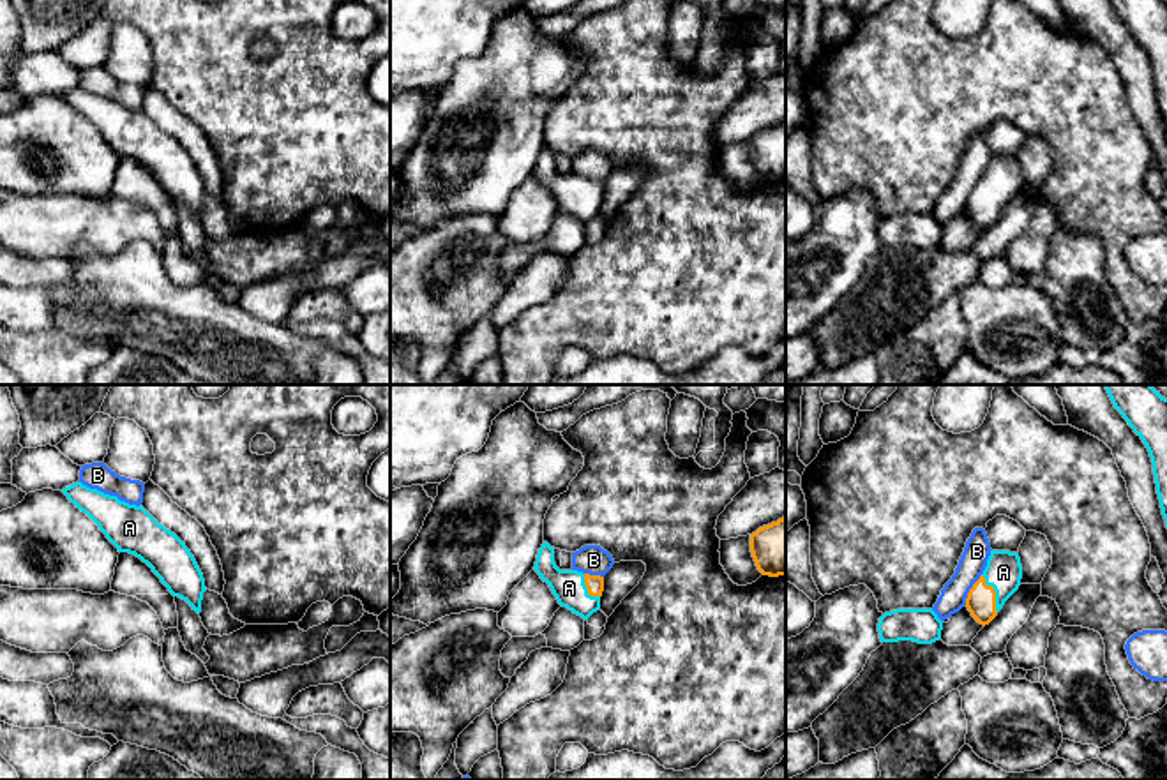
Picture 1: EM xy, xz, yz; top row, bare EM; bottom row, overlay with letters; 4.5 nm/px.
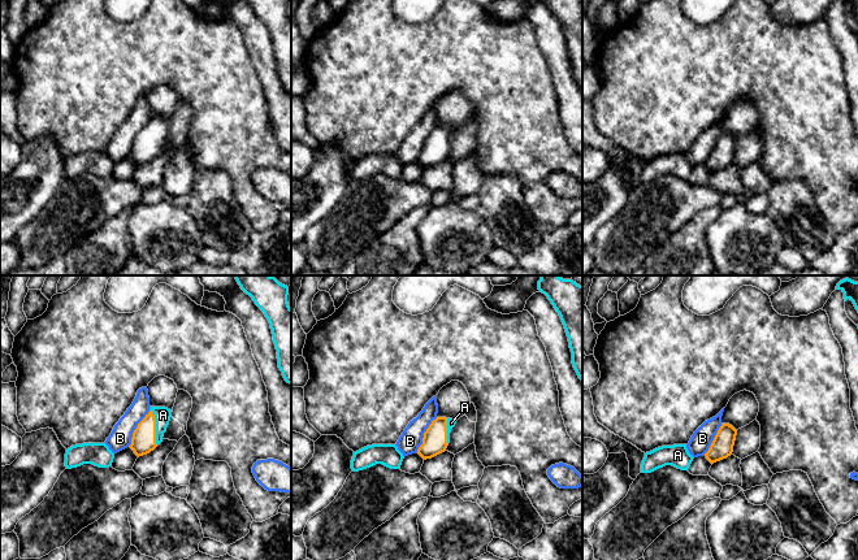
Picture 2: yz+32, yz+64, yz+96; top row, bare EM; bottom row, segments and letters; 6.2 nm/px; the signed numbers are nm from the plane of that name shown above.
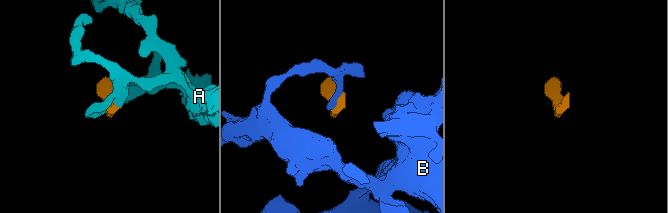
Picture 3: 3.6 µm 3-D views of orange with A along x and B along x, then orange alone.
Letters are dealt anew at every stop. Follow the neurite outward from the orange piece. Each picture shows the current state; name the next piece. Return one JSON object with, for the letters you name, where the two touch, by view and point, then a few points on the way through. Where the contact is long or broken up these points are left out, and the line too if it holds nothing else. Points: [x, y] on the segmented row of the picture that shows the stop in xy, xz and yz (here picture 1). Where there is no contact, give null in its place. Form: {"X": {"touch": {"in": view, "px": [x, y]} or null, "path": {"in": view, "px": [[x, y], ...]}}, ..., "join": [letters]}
{"A": {"touch": {"in": "yz", "px": [994, 592]}, "path": {"in": "yz", "px": [[980, 602], [994, 592], [1003, 572]]}}, "join": ["A"]}

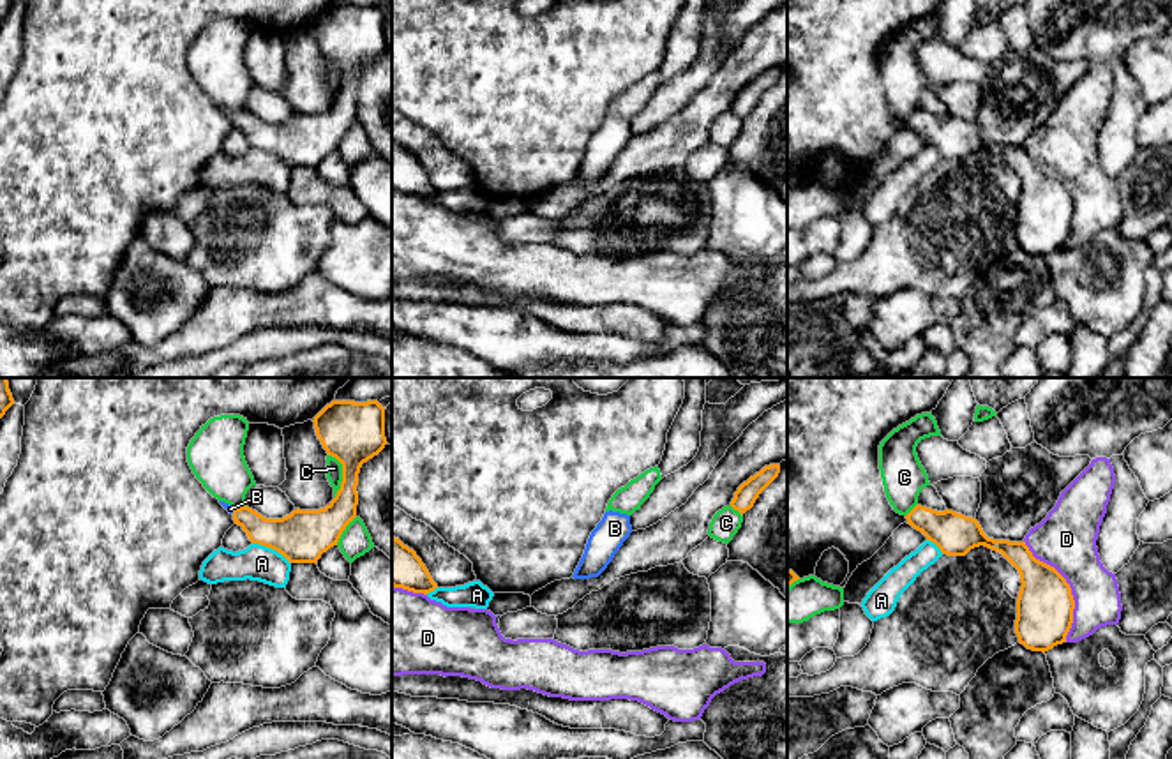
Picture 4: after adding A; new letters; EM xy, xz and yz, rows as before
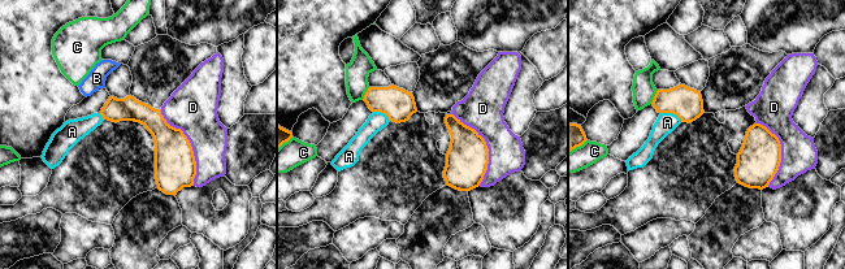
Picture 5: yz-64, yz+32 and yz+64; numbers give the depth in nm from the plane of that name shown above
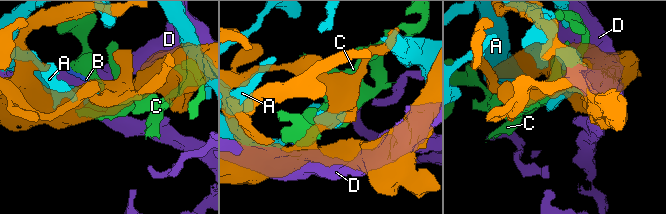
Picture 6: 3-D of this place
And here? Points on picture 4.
{"B": {"touch": {"in": "xy", "px": [233, 511]}, "path": {"in": "xy", "px": [[281, 535], [260, 530], [233, 511], [230, 509]]}}, "join": ["B"]}

